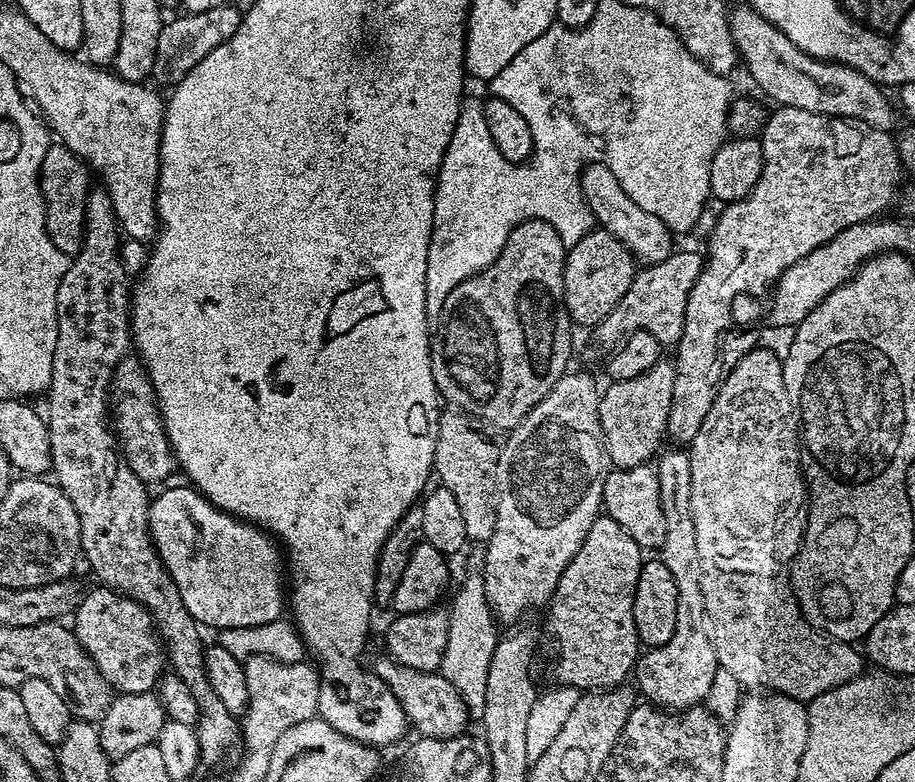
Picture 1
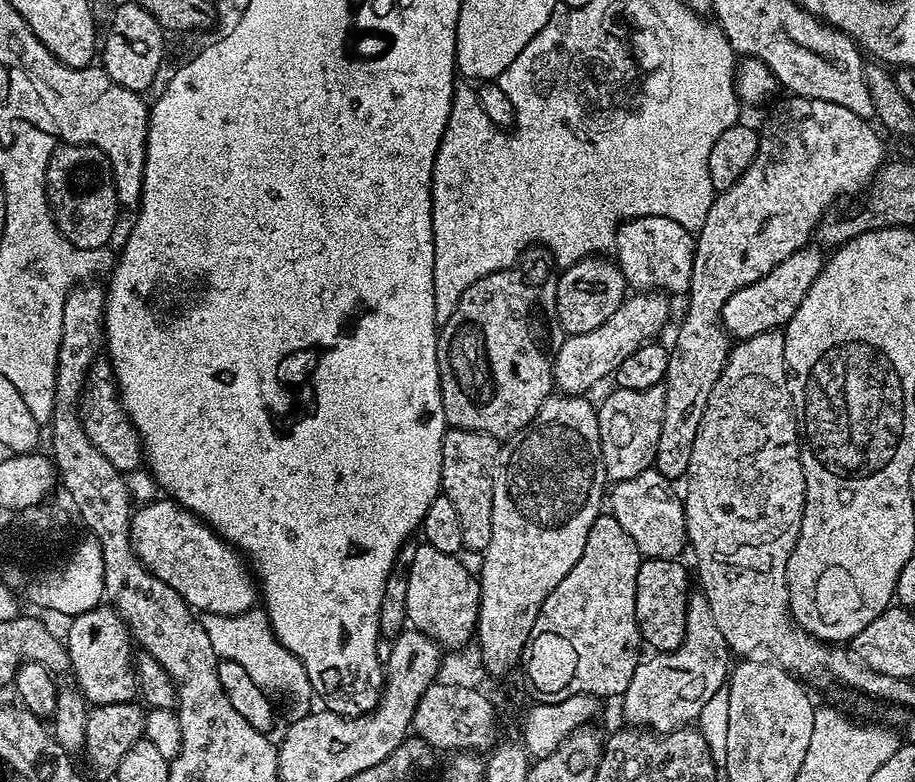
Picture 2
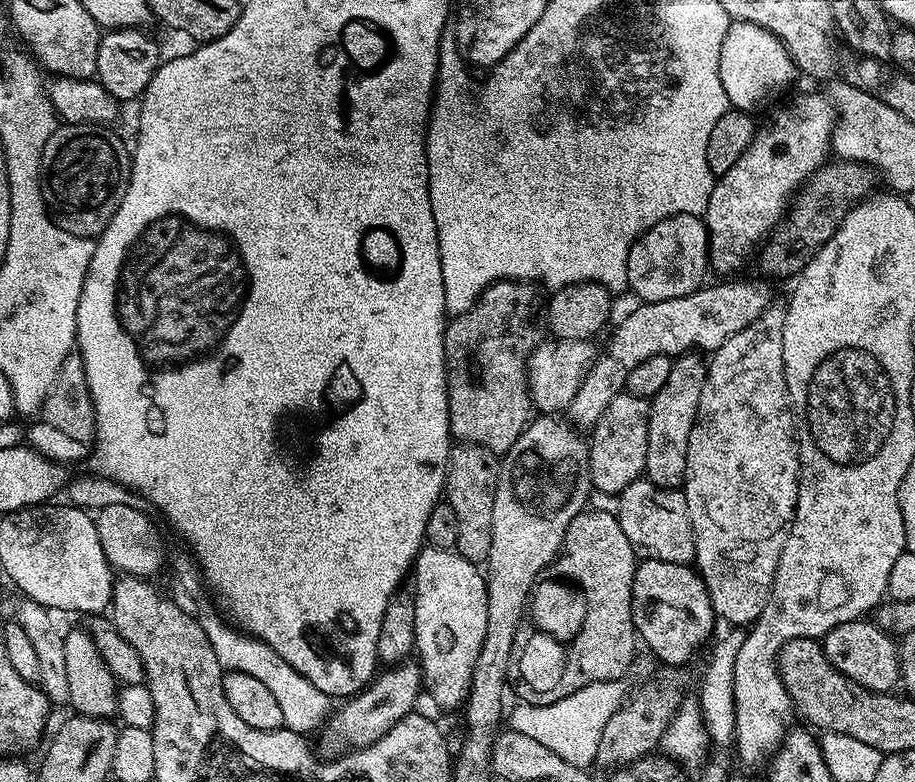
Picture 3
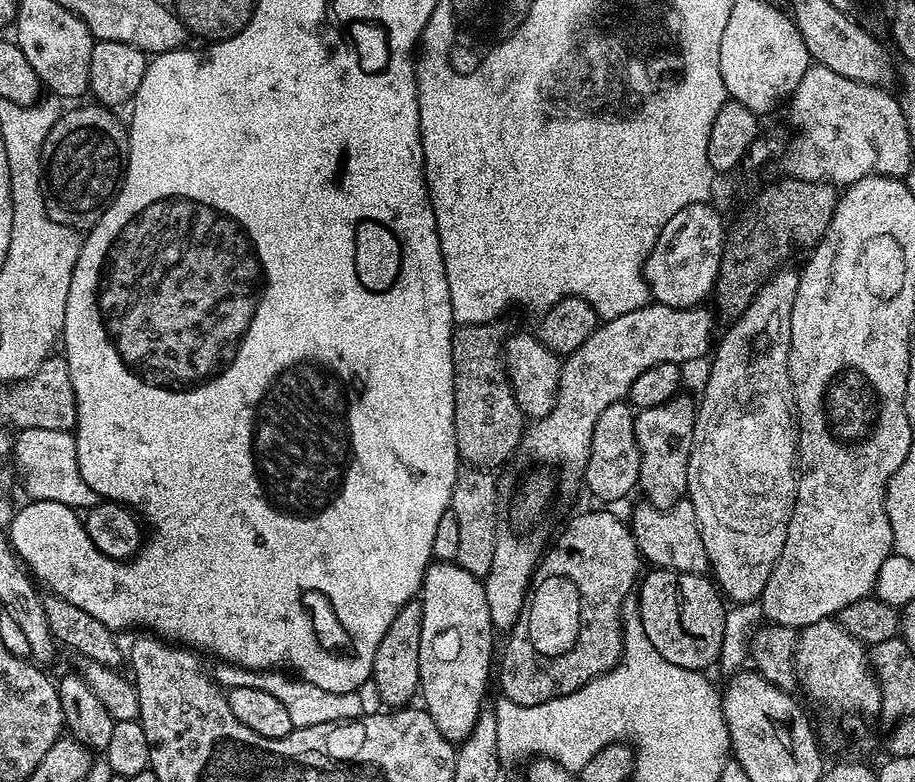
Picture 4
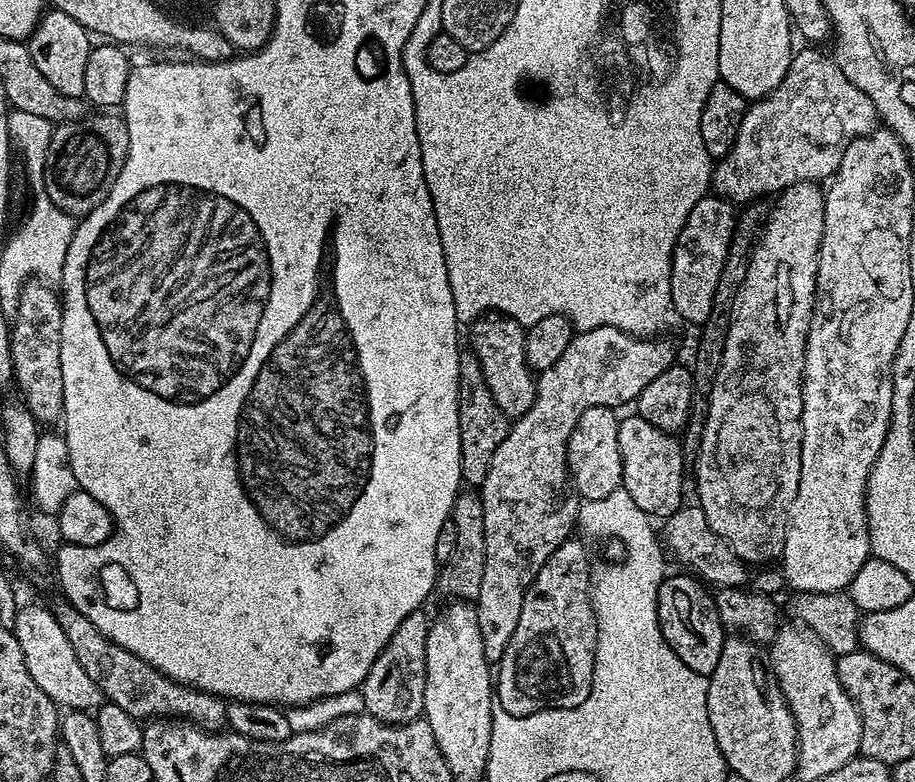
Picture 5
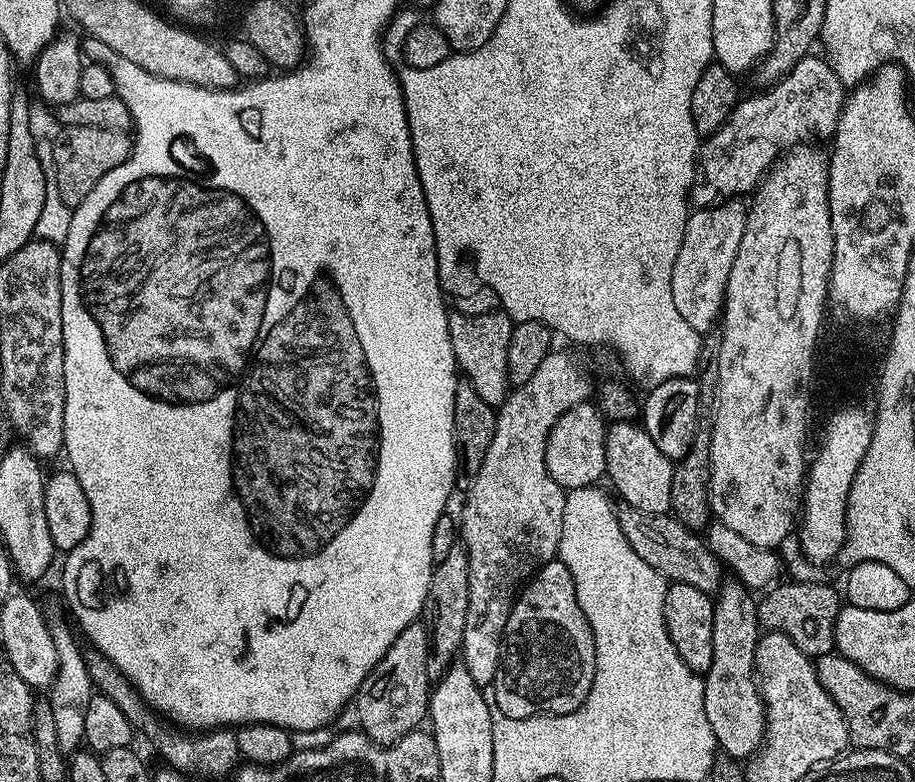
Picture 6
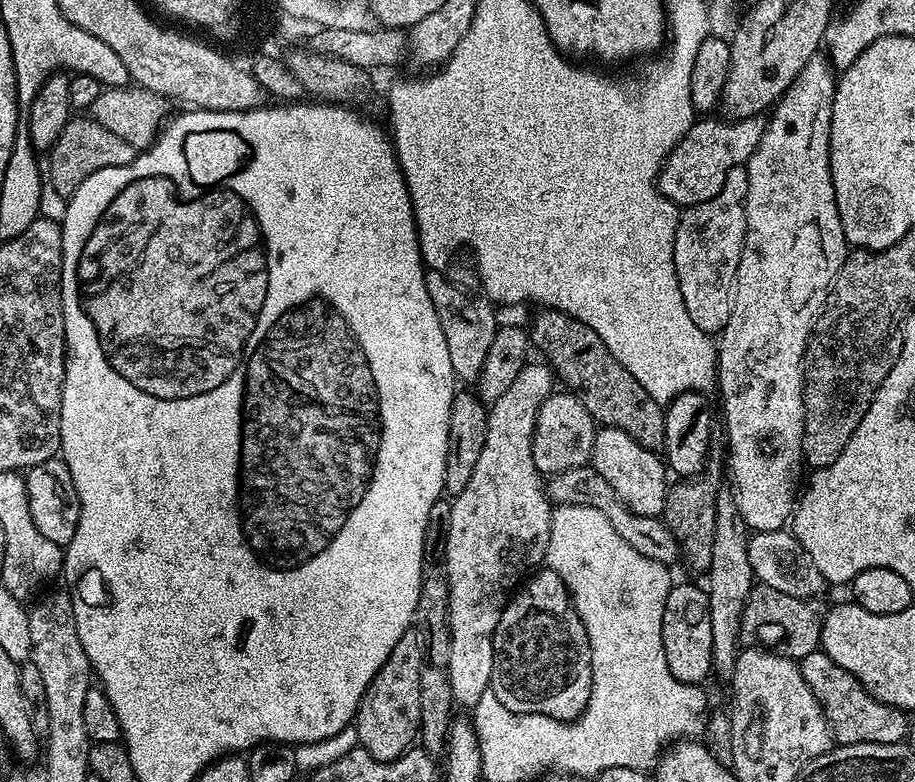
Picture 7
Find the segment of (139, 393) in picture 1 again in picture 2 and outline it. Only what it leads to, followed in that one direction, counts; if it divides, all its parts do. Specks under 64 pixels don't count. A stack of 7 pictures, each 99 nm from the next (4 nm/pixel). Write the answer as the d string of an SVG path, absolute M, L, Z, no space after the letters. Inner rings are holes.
M97 359L93 364L88 380L84 383L84 391L80 394L78 405L80 424L90 442L108 459L120 473L129 474L142 464L142 445L138 439L136 427L124 413L124 405L120 402L120 390L116 387L116 375L107 359Z

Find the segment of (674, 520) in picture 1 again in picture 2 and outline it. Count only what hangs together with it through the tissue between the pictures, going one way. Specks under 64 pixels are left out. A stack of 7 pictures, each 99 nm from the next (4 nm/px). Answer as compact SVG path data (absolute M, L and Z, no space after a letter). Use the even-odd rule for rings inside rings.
M692 590L688 593L686 606L686 634L682 642L673 652L656 652L652 657L641 659L634 670L634 678L630 678L630 686L626 686L622 697L624 716L629 725L641 730L651 730L656 734L674 732L678 728L687 728L699 718L706 702L717 699L716 692L725 687L730 675L730 649L722 638L722 630L718 630L718 622L714 622L714 614L710 614L710 602L706 602L704 593Z

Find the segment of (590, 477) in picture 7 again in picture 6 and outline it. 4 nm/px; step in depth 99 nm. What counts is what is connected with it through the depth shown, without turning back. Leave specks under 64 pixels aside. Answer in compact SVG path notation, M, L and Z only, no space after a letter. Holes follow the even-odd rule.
M620 502L616 504L616 517L622 526L622 534L626 534L626 542L634 546L634 554L646 562L646 566L654 566L658 574L673 584L694 586L694 590L702 590L709 594L720 591L726 572L719 558L708 549L707 543L700 540L693 529L676 519L675 515L646 514L642 510L634 510L634 506Z

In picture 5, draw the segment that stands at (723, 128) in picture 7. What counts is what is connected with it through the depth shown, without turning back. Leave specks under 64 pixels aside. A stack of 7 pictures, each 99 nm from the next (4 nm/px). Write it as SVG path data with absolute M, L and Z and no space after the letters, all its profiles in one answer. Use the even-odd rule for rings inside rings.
M804 46L801 52L799 49L786 70L786 78L778 82L776 89L769 96L745 107L742 126L738 126L738 138L734 138L734 146L730 146L728 153L715 161L711 183L715 195L744 206L764 198L760 196L767 192L779 194L791 184L807 180L827 181L836 175L846 146L850 146L850 142L857 136L866 136L877 127L874 102L870 102L868 95L858 90L858 86L854 86L846 74L842 74L831 55L823 56L820 51L816 46Z

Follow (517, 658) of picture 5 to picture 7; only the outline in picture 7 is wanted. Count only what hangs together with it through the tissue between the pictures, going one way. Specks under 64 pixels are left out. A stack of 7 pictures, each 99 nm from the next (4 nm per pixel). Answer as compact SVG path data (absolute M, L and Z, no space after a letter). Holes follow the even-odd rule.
M544 566L533 571L523 581L522 587L509 599L504 608L492 641L494 666L490 690L496 695L498 702L506 706L506 710L525 712L533 718L547 718L552 722L579 720L592 693L592 651L588 645L586 630L568 594L568 588L562 582L562 578L558 578L556 571Z

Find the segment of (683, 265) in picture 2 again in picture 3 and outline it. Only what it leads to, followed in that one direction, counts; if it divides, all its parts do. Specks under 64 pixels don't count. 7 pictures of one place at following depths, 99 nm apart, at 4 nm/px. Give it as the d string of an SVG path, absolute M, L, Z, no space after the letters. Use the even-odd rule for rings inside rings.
M673 216L670 227L672 248L666 237L660 236L656 241L652 241L653 237L645 234L630 250L628 288L637 296L637 301L653 304L670 298L682 298L701 287L705 283L704 275L709 275L707 223L700 216ZM671 264L672 272L644 272L644 268L668 268Z

